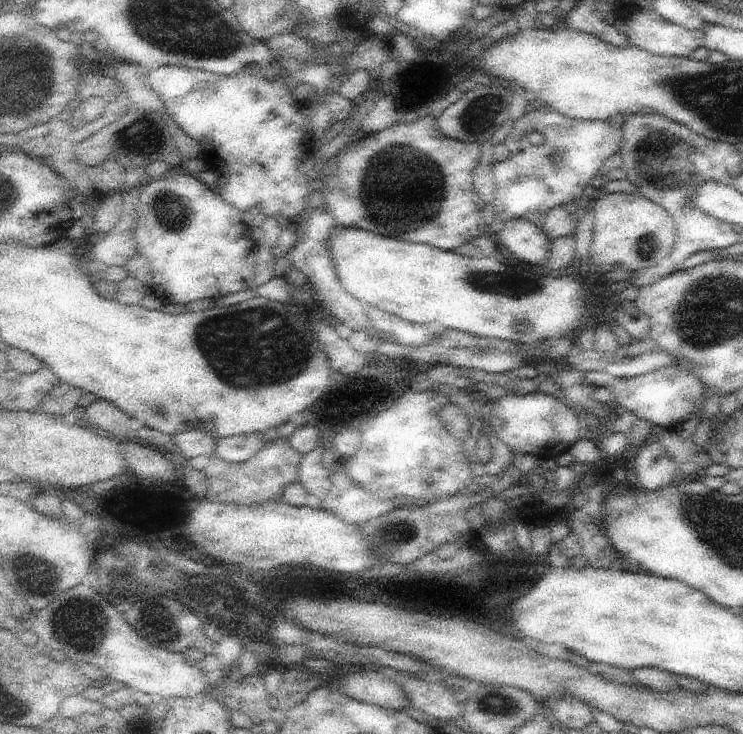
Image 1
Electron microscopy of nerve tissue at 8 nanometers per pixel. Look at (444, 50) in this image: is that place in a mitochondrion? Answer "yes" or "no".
no

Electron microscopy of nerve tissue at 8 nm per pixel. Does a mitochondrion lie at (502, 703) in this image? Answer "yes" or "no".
yes

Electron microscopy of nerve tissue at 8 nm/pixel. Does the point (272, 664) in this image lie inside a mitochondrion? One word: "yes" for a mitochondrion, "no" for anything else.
no

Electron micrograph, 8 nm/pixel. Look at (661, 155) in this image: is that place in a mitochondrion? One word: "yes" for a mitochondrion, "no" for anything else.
yes

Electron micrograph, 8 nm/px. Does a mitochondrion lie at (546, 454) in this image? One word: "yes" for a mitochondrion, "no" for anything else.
no

